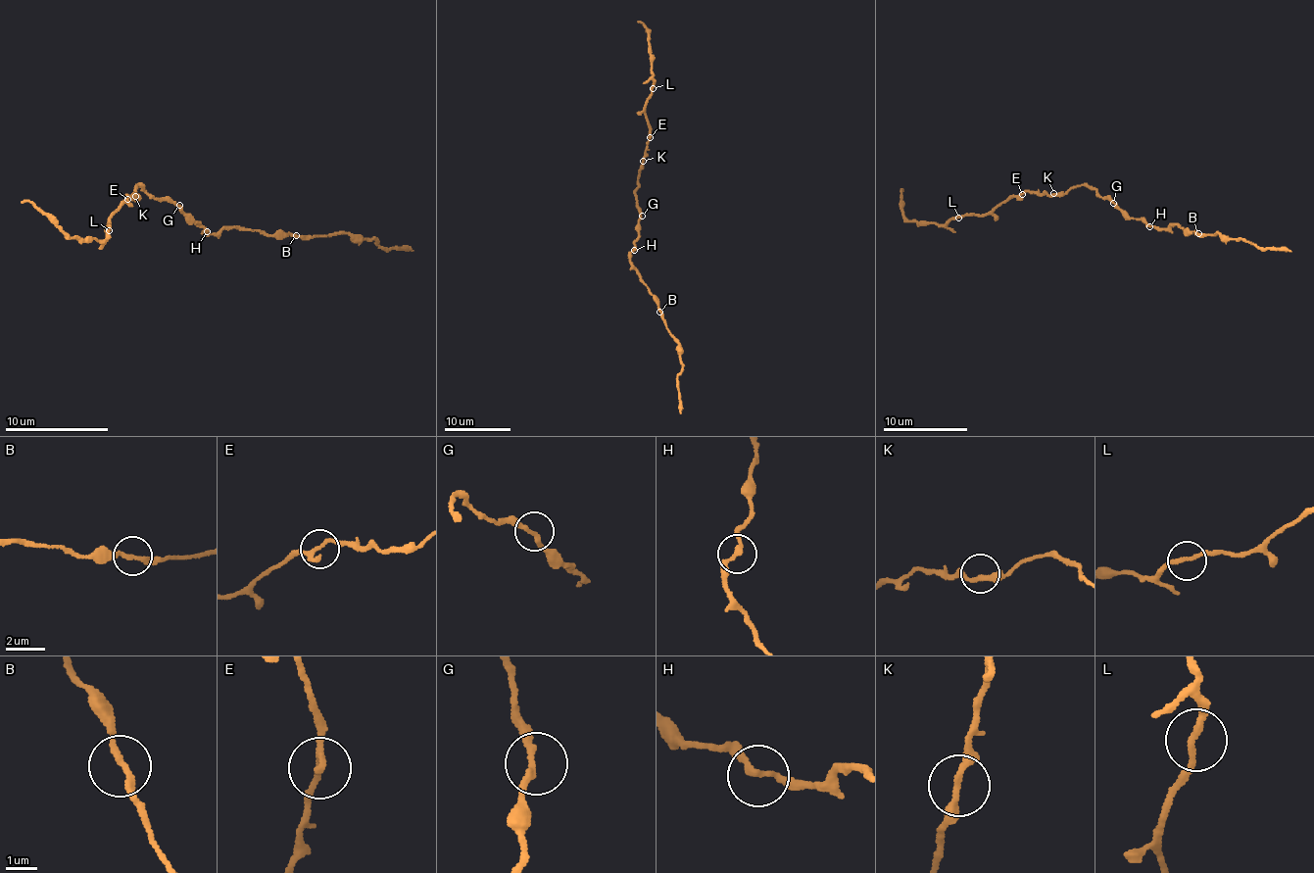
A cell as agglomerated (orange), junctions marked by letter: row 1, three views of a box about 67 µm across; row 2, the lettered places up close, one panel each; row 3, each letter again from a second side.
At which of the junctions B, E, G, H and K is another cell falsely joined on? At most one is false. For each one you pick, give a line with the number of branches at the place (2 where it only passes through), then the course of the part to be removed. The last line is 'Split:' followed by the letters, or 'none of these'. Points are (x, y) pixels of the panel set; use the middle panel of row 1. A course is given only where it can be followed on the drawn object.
Split: none of these

